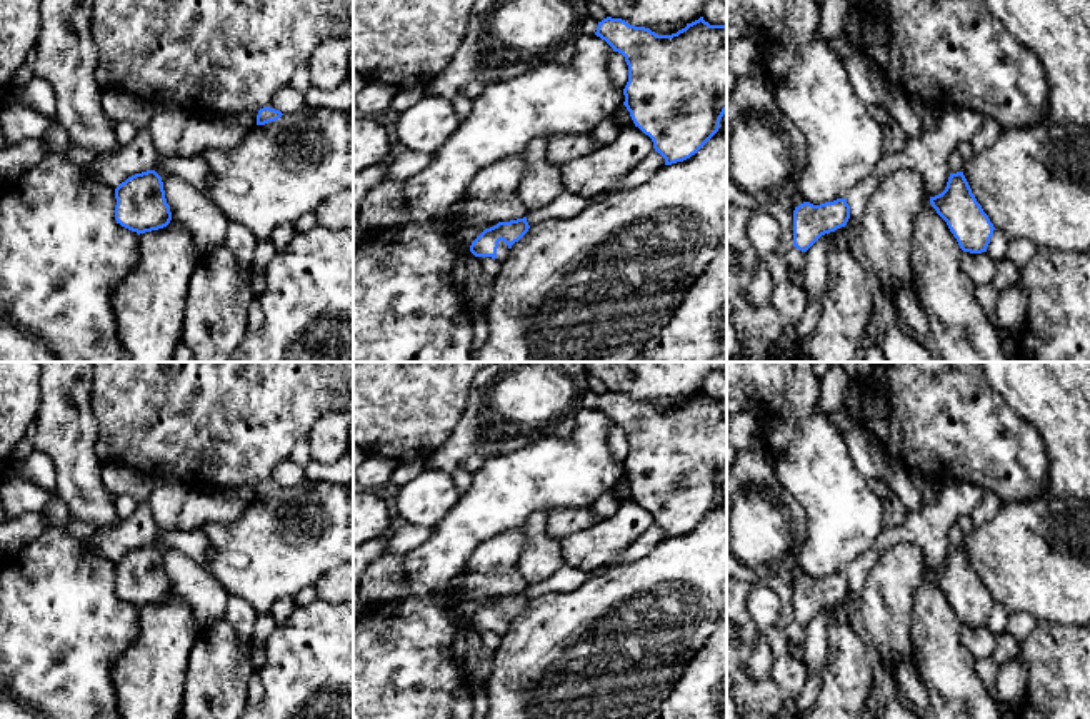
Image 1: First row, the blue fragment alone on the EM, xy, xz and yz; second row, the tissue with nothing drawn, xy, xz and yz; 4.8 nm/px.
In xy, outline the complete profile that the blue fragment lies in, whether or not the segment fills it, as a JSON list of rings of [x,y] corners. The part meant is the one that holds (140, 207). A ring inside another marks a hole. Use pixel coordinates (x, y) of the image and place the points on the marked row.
[[[155,170],[135,173],[115,189],[115,220],[140,234],[163,229],[172,220],[162,177]]]

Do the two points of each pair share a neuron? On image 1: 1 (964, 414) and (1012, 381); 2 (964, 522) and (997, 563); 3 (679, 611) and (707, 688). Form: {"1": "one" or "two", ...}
{"1": "two", "2": "two", "3": "two"}

